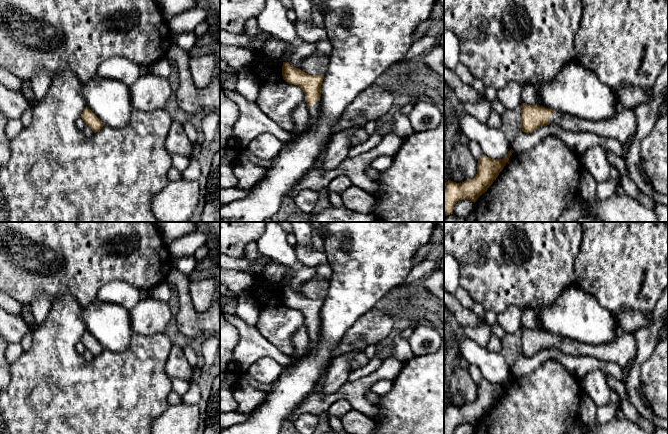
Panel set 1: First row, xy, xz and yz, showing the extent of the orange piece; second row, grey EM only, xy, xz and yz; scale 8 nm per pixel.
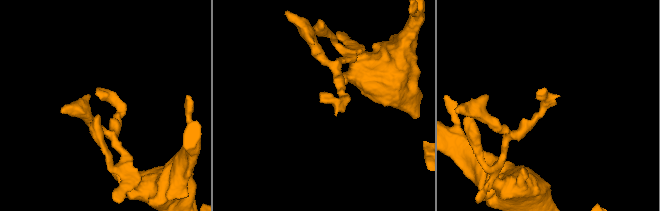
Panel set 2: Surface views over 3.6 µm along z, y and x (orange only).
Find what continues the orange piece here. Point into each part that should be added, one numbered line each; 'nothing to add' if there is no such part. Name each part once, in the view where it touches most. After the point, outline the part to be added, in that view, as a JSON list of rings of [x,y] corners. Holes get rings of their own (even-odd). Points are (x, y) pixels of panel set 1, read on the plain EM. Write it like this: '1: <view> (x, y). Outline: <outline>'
1: yz (622, 350). Outline: [[[620,333],[613,341],[603,344],[586,344],[559,336],[549,342],[549,349],[555,349],[569,356],[594,357],[599,361],[614,362],[622,368],[630,368],[637,356],[637,341],[632,333]]]

